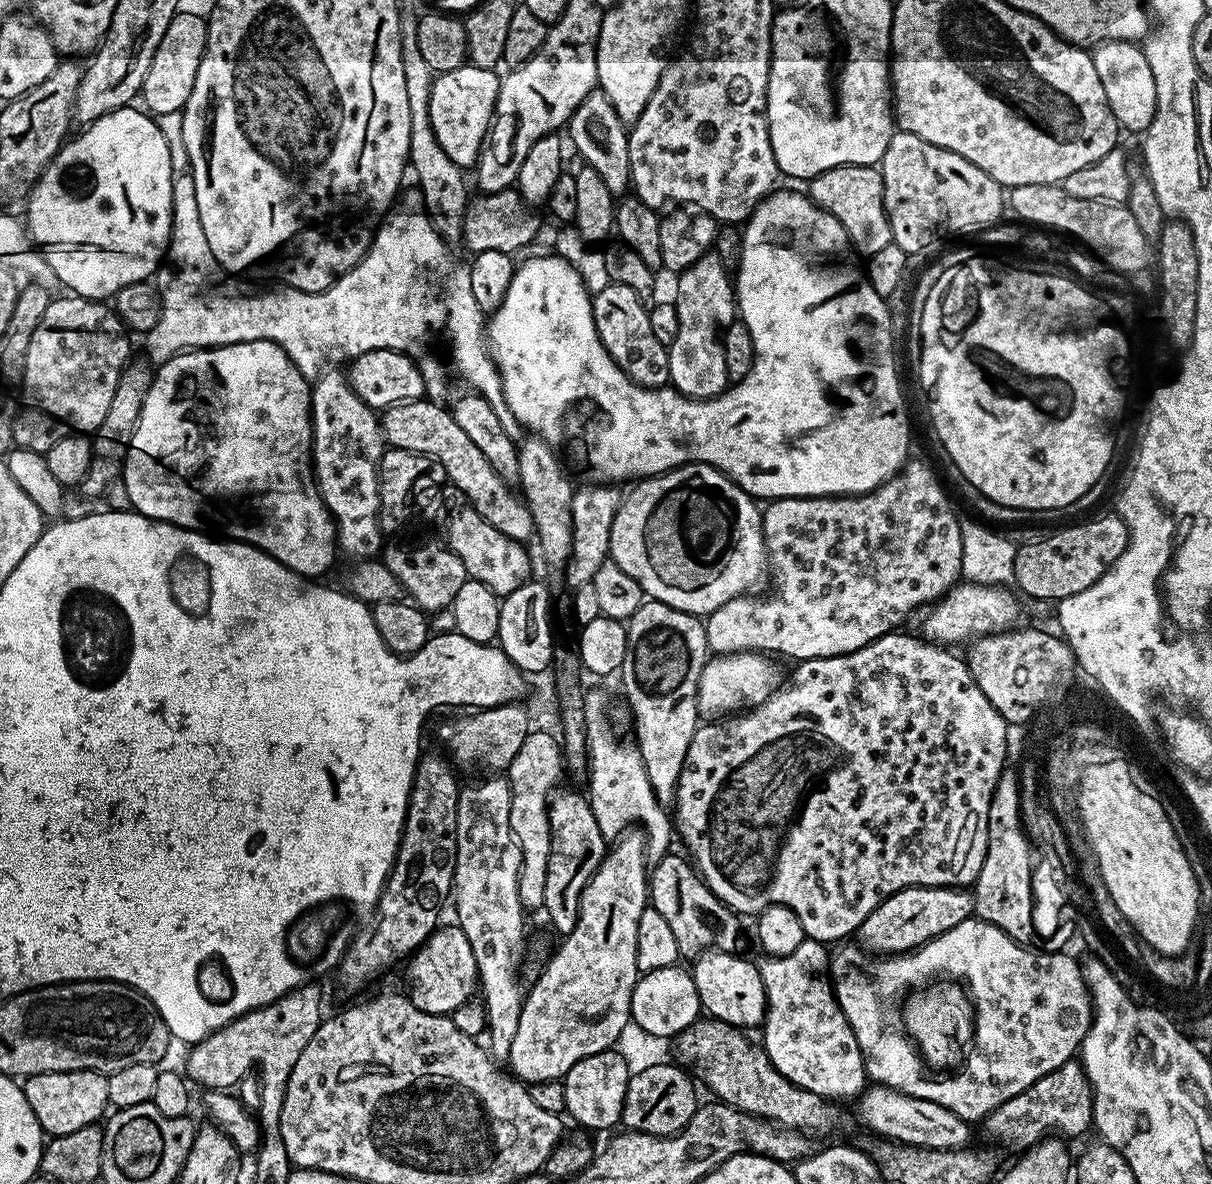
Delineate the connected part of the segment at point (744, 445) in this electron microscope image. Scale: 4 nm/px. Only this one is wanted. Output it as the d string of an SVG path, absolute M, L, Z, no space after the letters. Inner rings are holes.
M771 192L743 225L744 241L740 244L740 265L734 268L734 287L738 316L747 323L754 338L756 357L754 366L750 366L750 374L746 374L746 378L735 381L724 389L722 395L709 400L692 400L671 386L647 388L634 383L617 366L614 358L610 358L606 346L602 346L598 330L594 326L592 296L575 266L555 254L536 256L524 265L521 263L510 278L510 290L506 290L502 306L498 306L498 310L491 313L486 324L488 351L497 371L500 372L504 401L506 406L510 406L517 425L525 424L529 428L529 433L539 436L547 444L569 444L578 455L584 456L585 462L588 463L587 479L592 482L620 482L616 480L628 479L631 481L633 478L659 476L661 472L670 472L684 464L708 464L731 478L743 492L747 492L753 498L779 498L861 496L880 488L892 476L898 475L910 459L908 447L912 444L912 428L908 425L908 408L904 405L903 394L900 393L900 376L896 373L896 360L892 357L892 316L888 313L889 301L874 294L874 286L870 286L865 269L861 265L859 268L852 261L854 252L848 243L848 235L842 222L838 222L834 214L819 208L811 196L800 192Z

